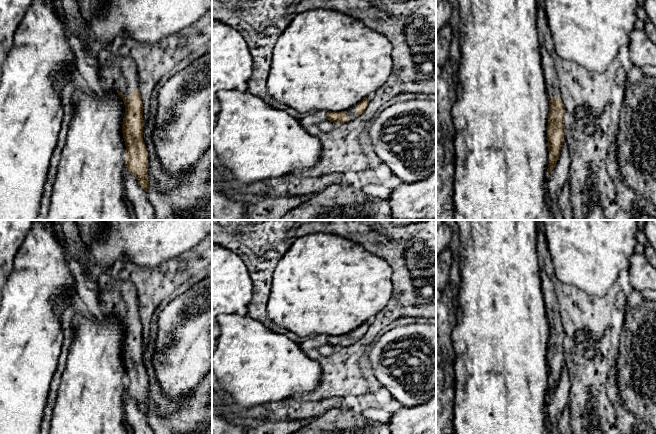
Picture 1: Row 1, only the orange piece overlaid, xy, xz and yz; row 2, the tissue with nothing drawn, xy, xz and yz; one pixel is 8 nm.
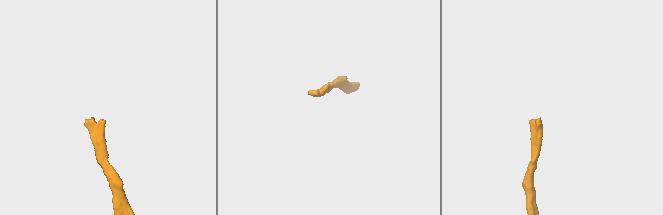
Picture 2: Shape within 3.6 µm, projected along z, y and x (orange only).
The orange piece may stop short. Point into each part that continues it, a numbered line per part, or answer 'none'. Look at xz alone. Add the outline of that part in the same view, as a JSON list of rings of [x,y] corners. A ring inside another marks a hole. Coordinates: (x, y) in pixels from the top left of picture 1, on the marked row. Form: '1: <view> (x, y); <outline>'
1: xz (351, 112); [[[355,106],[349,108],[346,110],[346,114],[349,118],[349,121],[352,121],[354,120],[357,116],[356,116],[356,109],[355,109]]]

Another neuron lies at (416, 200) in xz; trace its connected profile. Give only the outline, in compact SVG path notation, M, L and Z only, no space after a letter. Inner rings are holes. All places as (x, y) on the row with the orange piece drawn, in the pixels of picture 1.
M436 172L418 182L402 182L388 202L390 220L436 220Z

